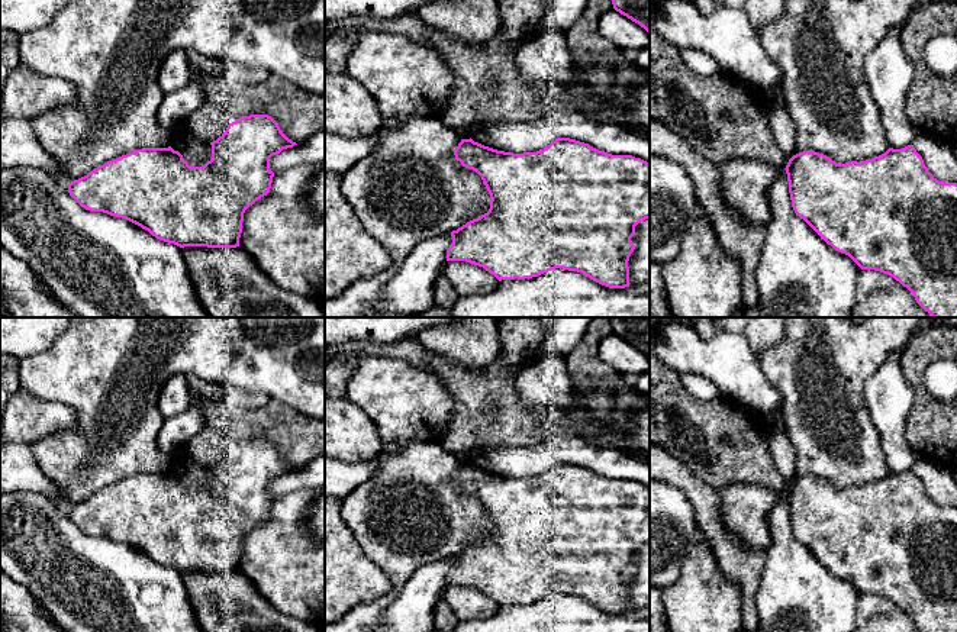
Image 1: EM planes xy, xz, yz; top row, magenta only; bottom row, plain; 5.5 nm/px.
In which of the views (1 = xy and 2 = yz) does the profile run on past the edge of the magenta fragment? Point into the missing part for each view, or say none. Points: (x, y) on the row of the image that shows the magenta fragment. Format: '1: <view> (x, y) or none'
1: none
2: none

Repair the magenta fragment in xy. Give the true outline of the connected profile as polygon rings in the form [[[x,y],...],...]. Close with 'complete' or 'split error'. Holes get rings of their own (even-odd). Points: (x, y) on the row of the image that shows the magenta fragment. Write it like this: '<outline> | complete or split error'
[[[249,115],[229,123],[226,130],[210,145],[212,159],[202,167],[190,167],[183,155],[171,146],[132,151],[71,181],[68,193],[86,210],[126,219],[148,230],[157,239],[180,248],[236,248],[239,246],[245,210],[270,193],[274,177],[270,170],[270,158],[297,144],[281,132],[271,116]]] | complete

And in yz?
[[[914,145],[889,148],[871,159],[845,164],[837,164],[815,151],[803,151],[789,159],[786,174],[796,216],[828,245],[848,255],[861,270],[893,277],[931,317],[957,317],[957,183],[938,181]]] | complete

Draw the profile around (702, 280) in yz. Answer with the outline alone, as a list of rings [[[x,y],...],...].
[[[705,215],[692,222],[679,254],[661,264],[661,277],[674,317],[734,317],[745,309],[740,261],[724,249]]]

